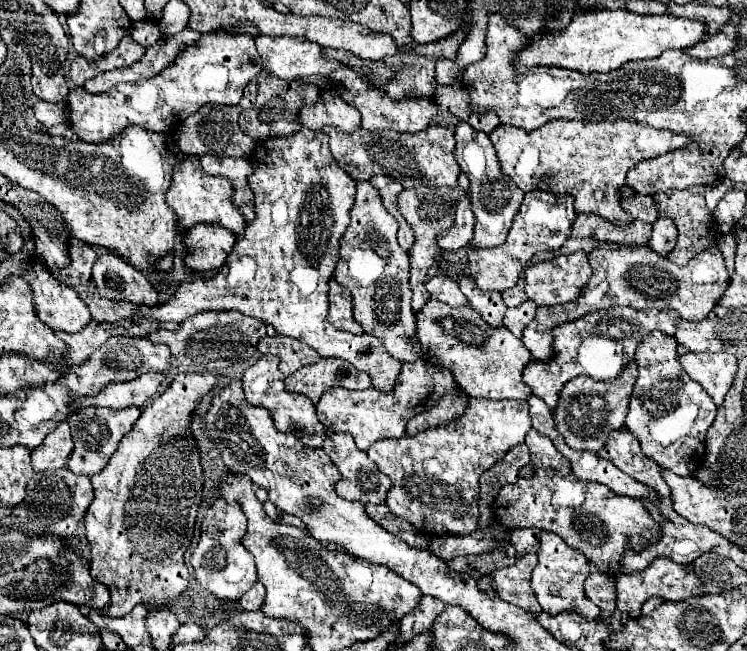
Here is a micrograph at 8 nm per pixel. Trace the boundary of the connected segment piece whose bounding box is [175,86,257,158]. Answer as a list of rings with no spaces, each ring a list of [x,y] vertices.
[[[257,88],[245,90],[247,94],[241,98],[237,106],[203,106],[199,112],[189,116],[187,120],[181,122],[181,126],[175,132],[175,142],[187,156],[203,156],[203,154],[213,154],[213,156],[231,156],[231,158],[249,158],[251,150],[255,148],[255,140],[245,136],[237,124],[237,118],[243,110],[253,108],[255,104],[255,92]]]

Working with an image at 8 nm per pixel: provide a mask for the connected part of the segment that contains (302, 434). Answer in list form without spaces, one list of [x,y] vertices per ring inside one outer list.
[[[263,356],[261,360],[257,360],[251,368],[247,368],[243,372],[243,392],[245,392],[245,400],[253,406],[263,406],[271,412],[271,418],[275,422],[275,428],[287,434],[295,434],[299,440],[303,440],[303,444],[307,446],[321,446],[325,440],[325,428],[321,426],[317,414],[315,414],[315,406],[311,404],[309,398],[301,396],[301,394],[291,394],[285,390],[283,384],[283,374],[279,370],[279,360],[277,356]]]

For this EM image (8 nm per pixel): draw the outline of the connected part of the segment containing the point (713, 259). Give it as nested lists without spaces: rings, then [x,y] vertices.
[[[601,244],[599,248],[589,254],[591,262],[591,278],[587,286],[581,290],[581,296],[575,302],[557,304],[553,308],[537,308],[535,318],[523,332],[523,344],[531,352],[533,360],[545,362],[553,356],[553,328],[565,322],[573,322],[589,312],[597,312],[601,308],[611,306],[631,306],[635,310],[675,310],[683,320],[697,322],[705,318],[719,302],[727,288],[727,268],[719,248],[713,244],[709,250],[697,254],[689,260],[687,266],[677,266],[663,256],[657,256],[649,246],[615,246],[615,244]]]

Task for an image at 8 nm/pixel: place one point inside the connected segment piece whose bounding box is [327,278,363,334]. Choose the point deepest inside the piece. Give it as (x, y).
(340, 314)

